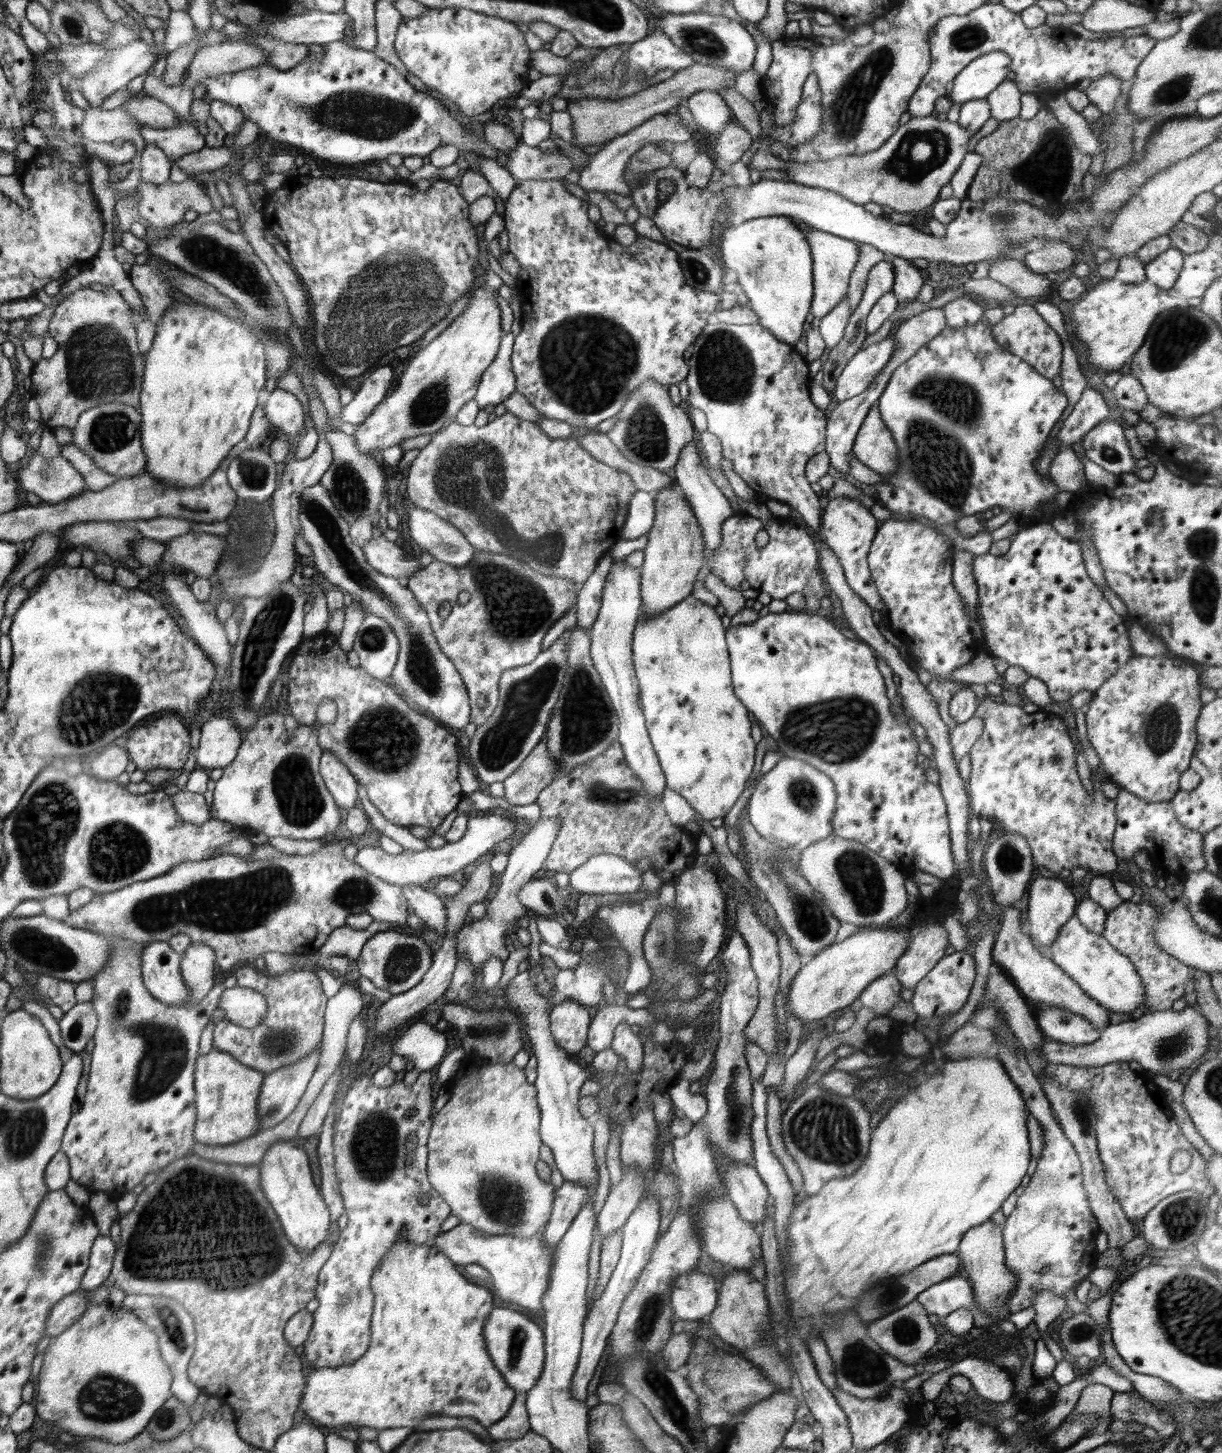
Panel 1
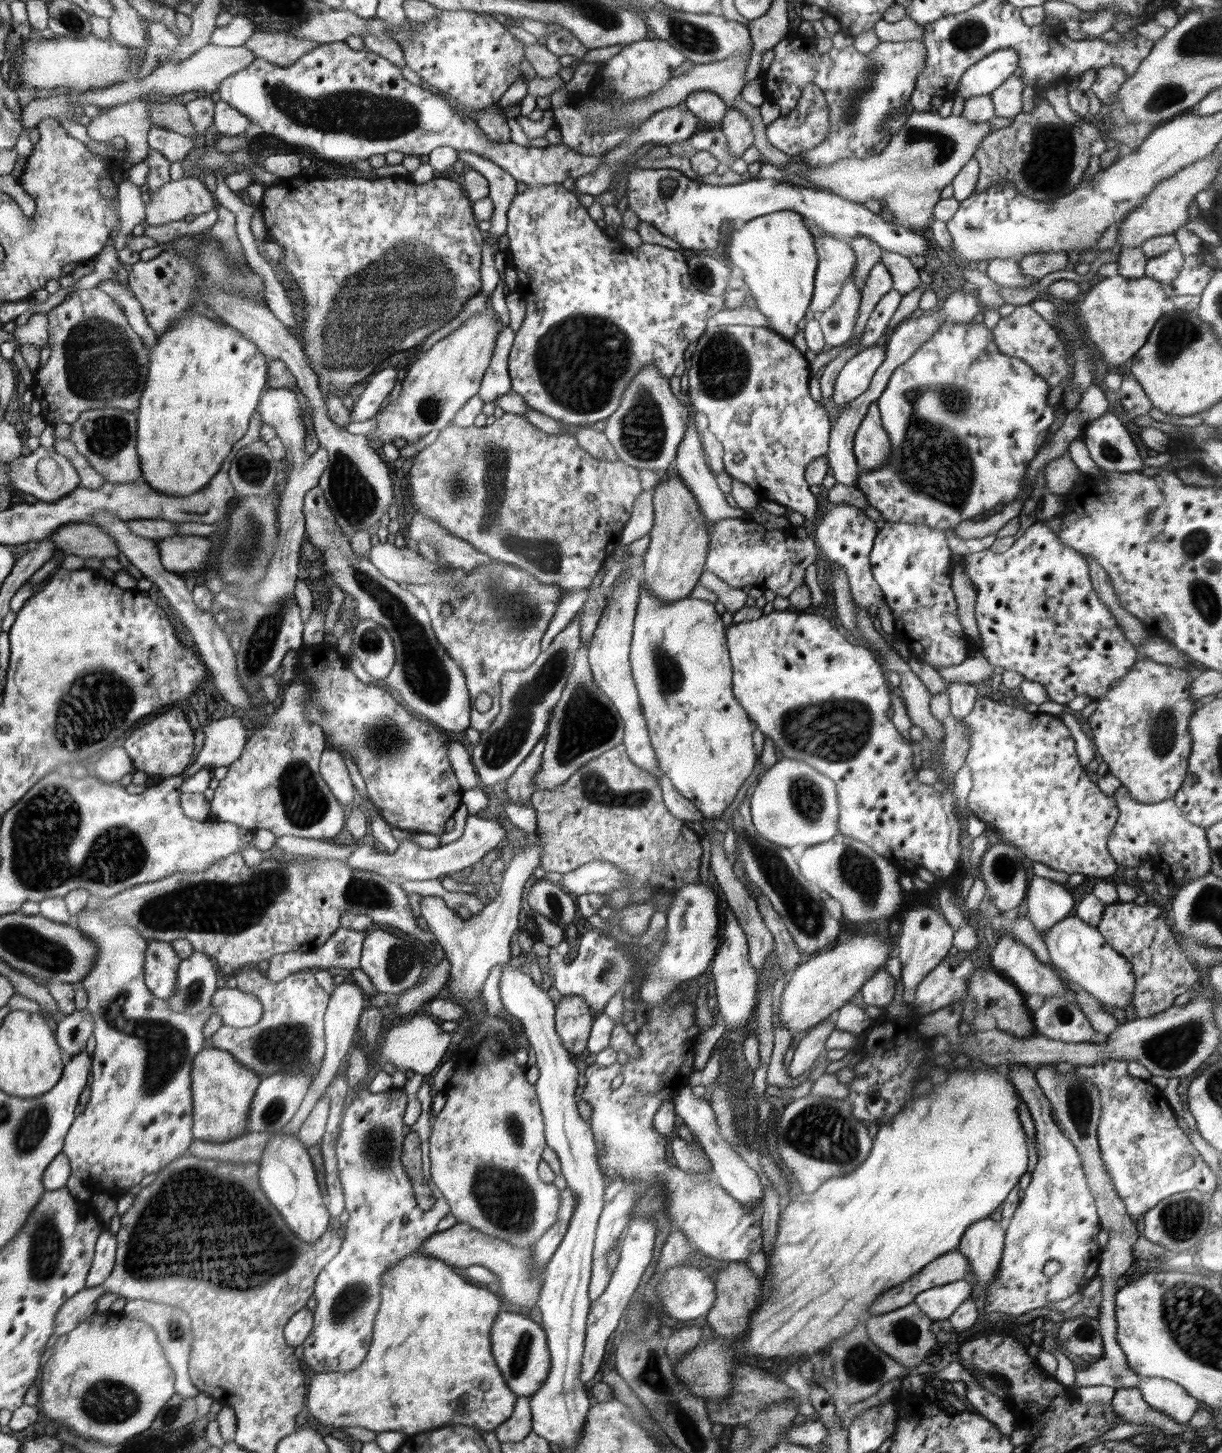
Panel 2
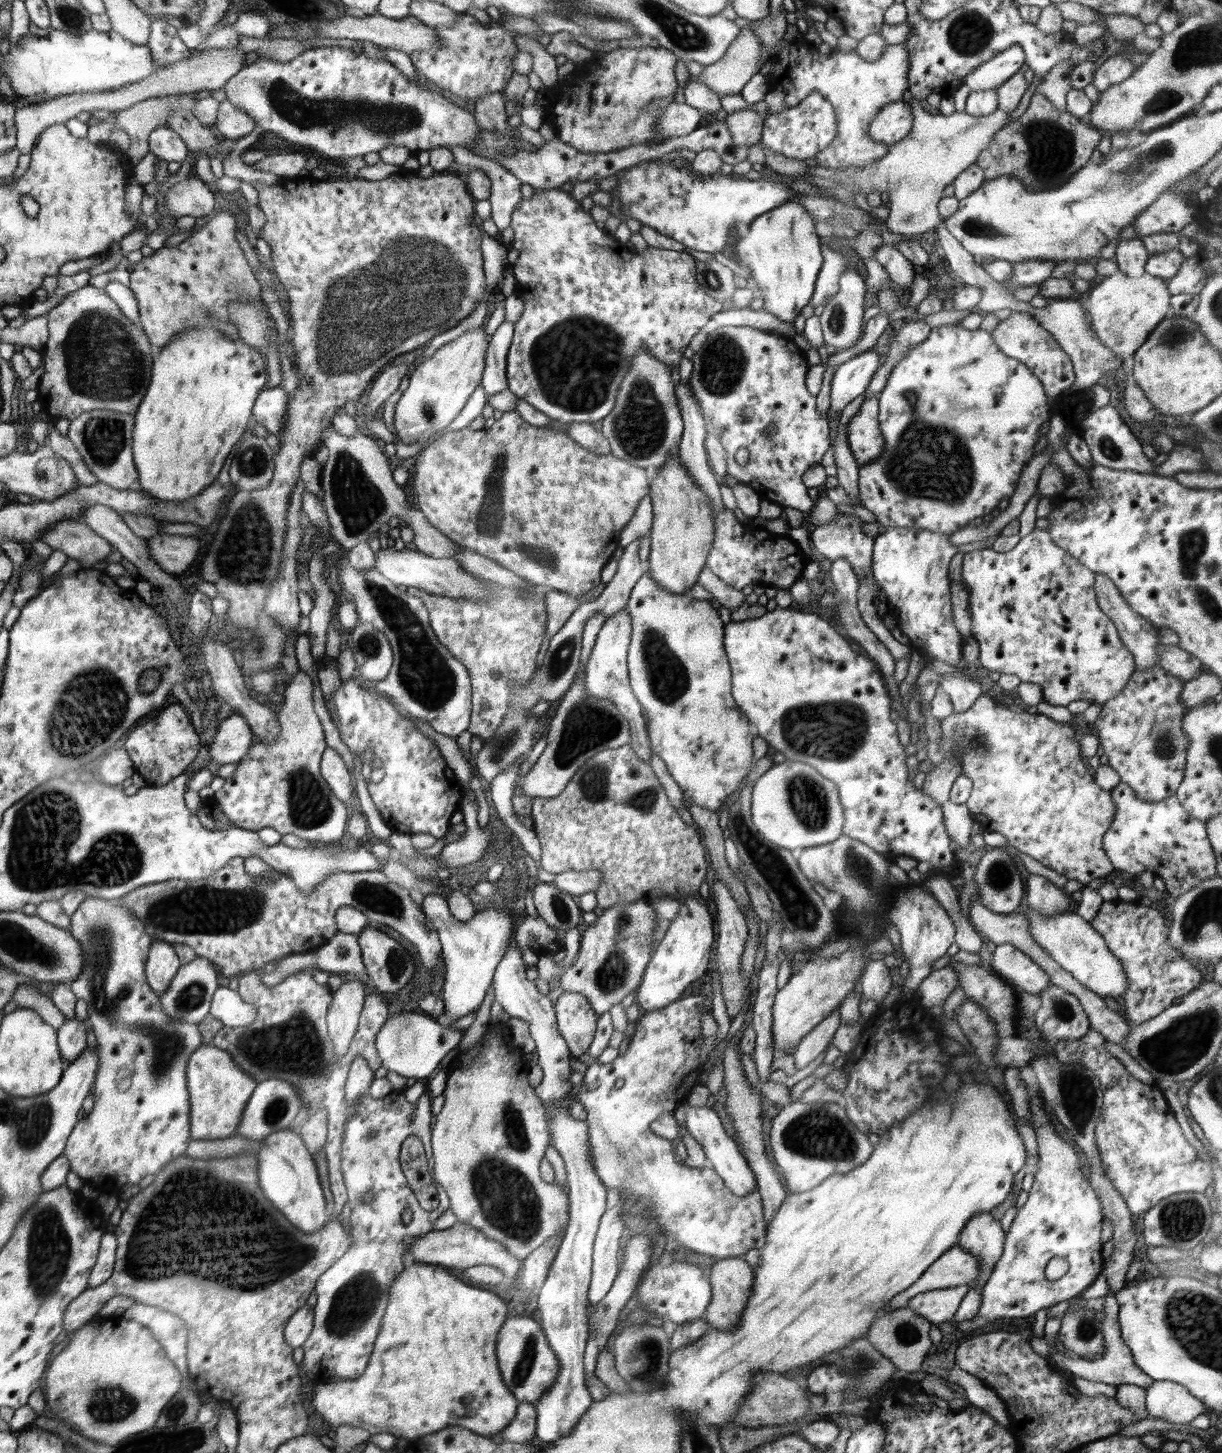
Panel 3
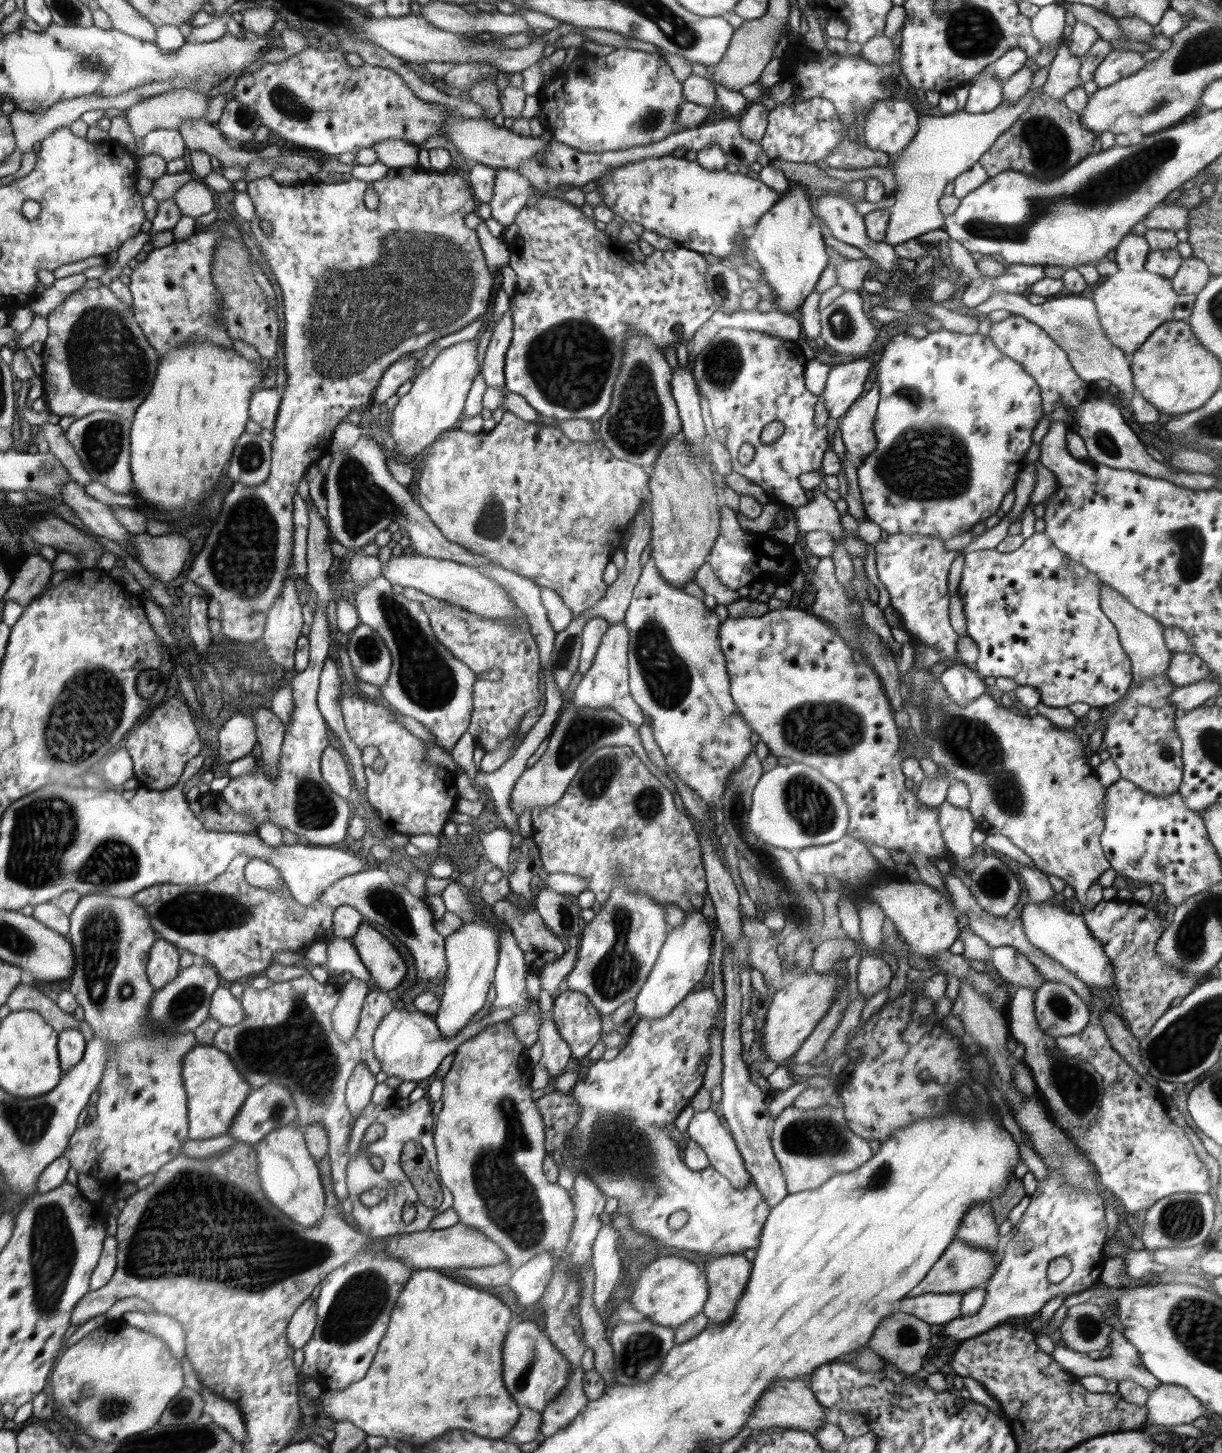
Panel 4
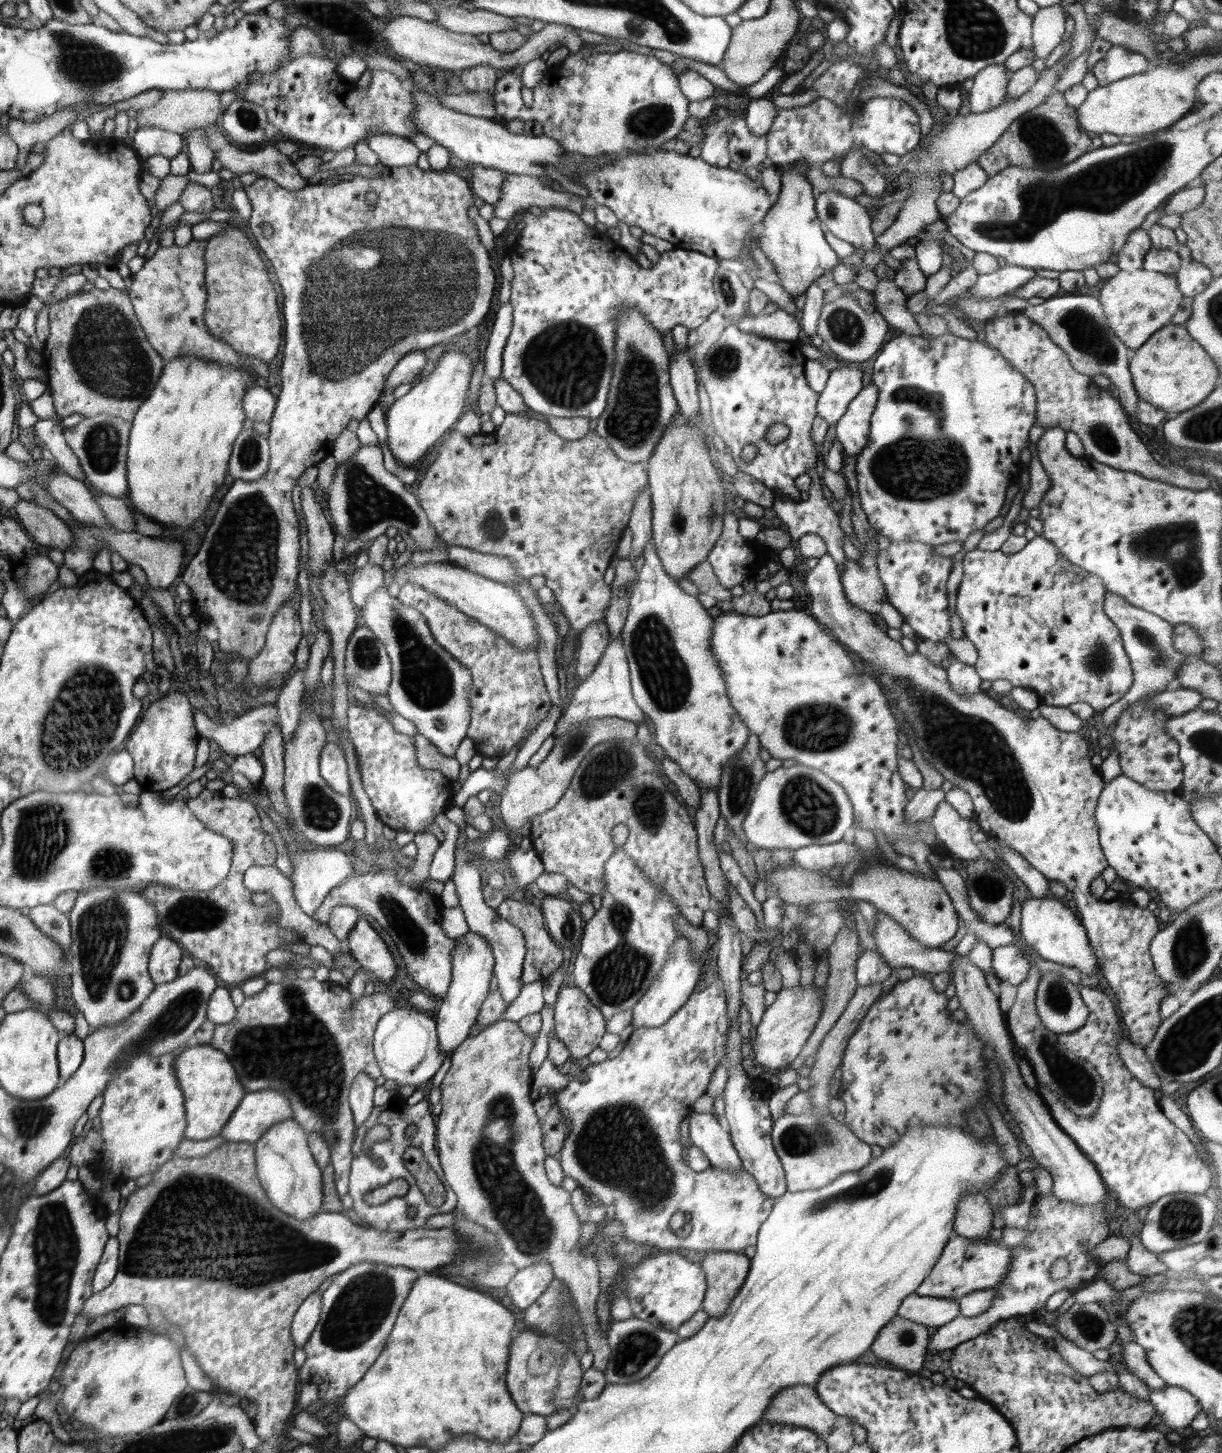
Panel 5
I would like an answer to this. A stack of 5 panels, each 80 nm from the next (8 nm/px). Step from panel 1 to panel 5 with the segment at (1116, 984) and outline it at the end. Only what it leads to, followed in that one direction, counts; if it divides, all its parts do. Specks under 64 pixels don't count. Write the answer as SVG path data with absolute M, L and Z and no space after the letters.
M1034 897L1025 900L1021 904L1020 932L1026 944L1030 945L1043 960L1078 969L1084 977L1095 975L1098 968L1101 970L1097 956L1094 954L1096 951L1088 941L1081 919L1058 900Z

